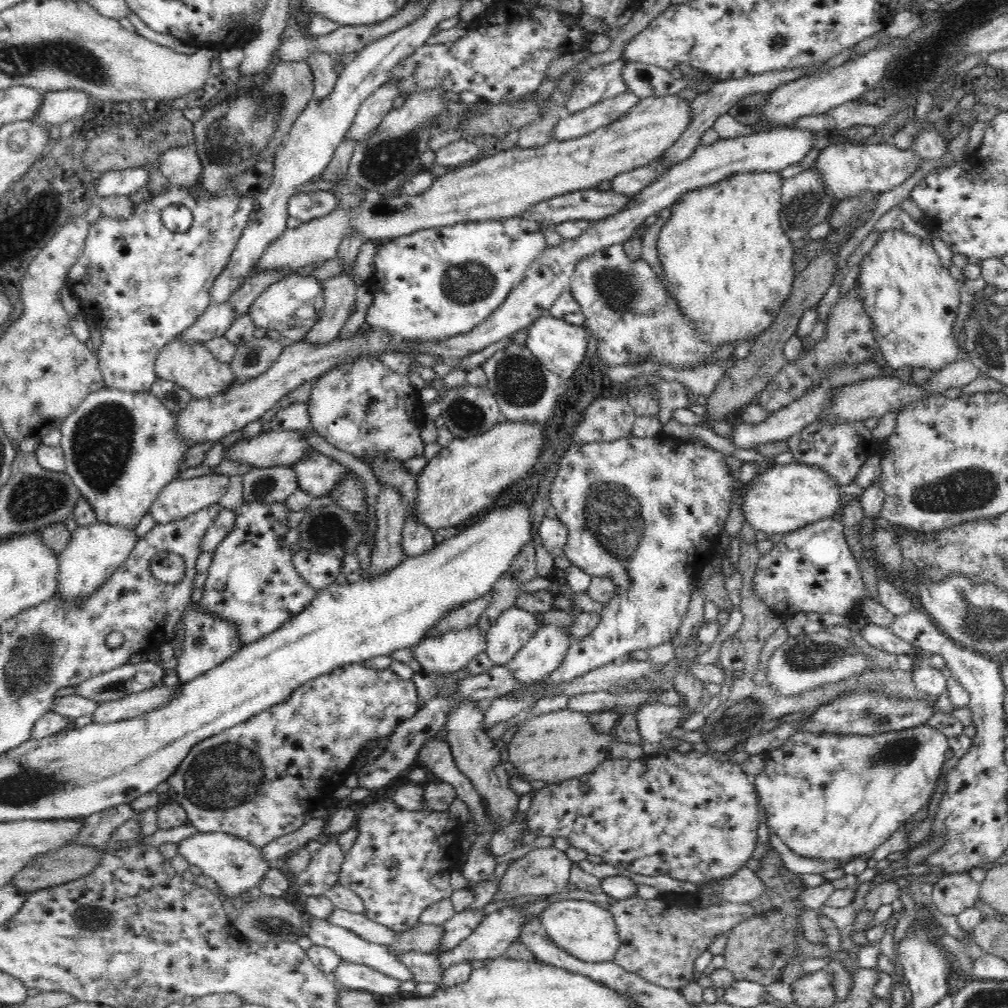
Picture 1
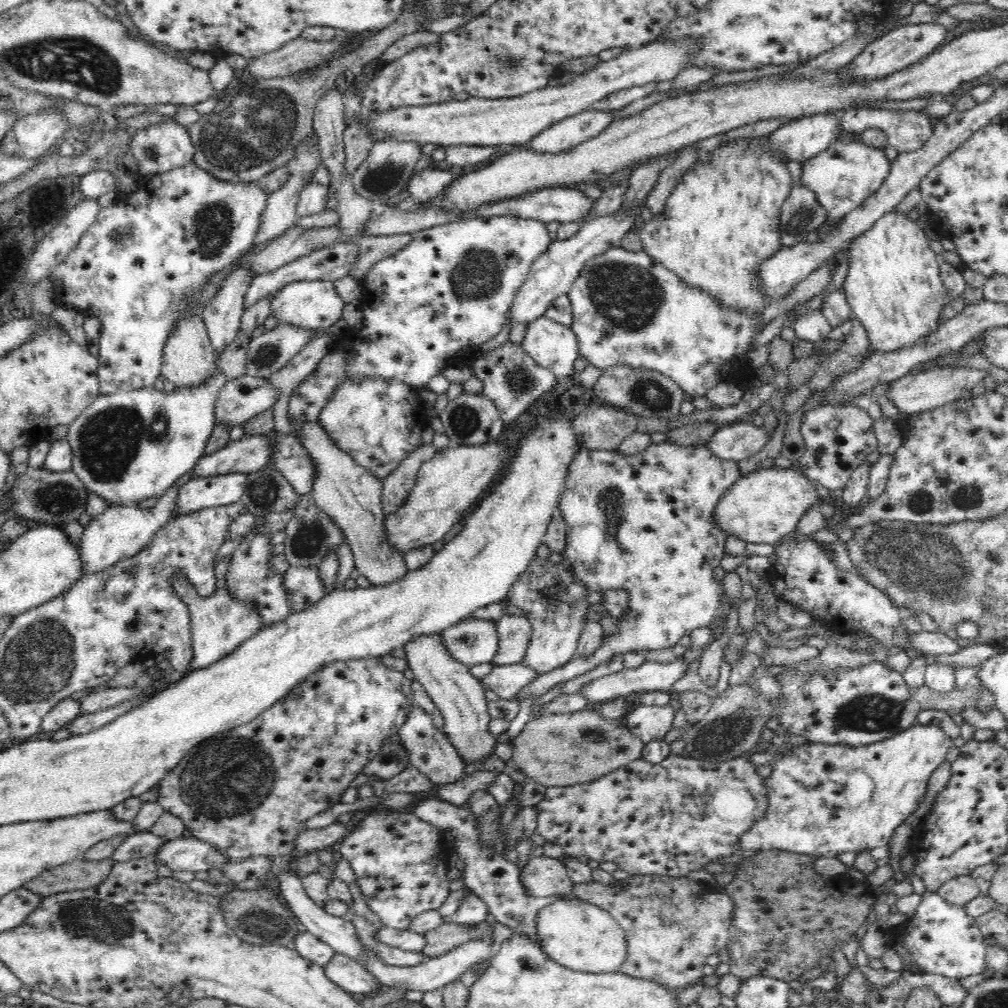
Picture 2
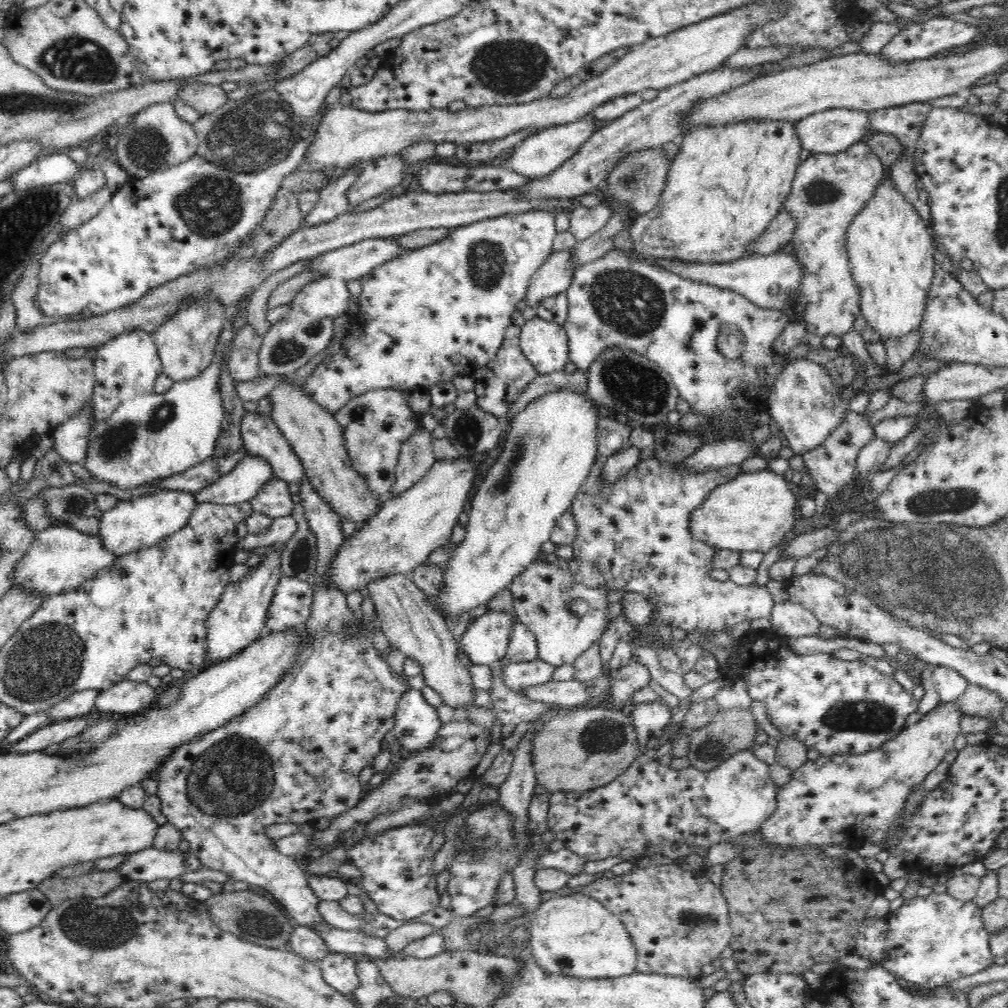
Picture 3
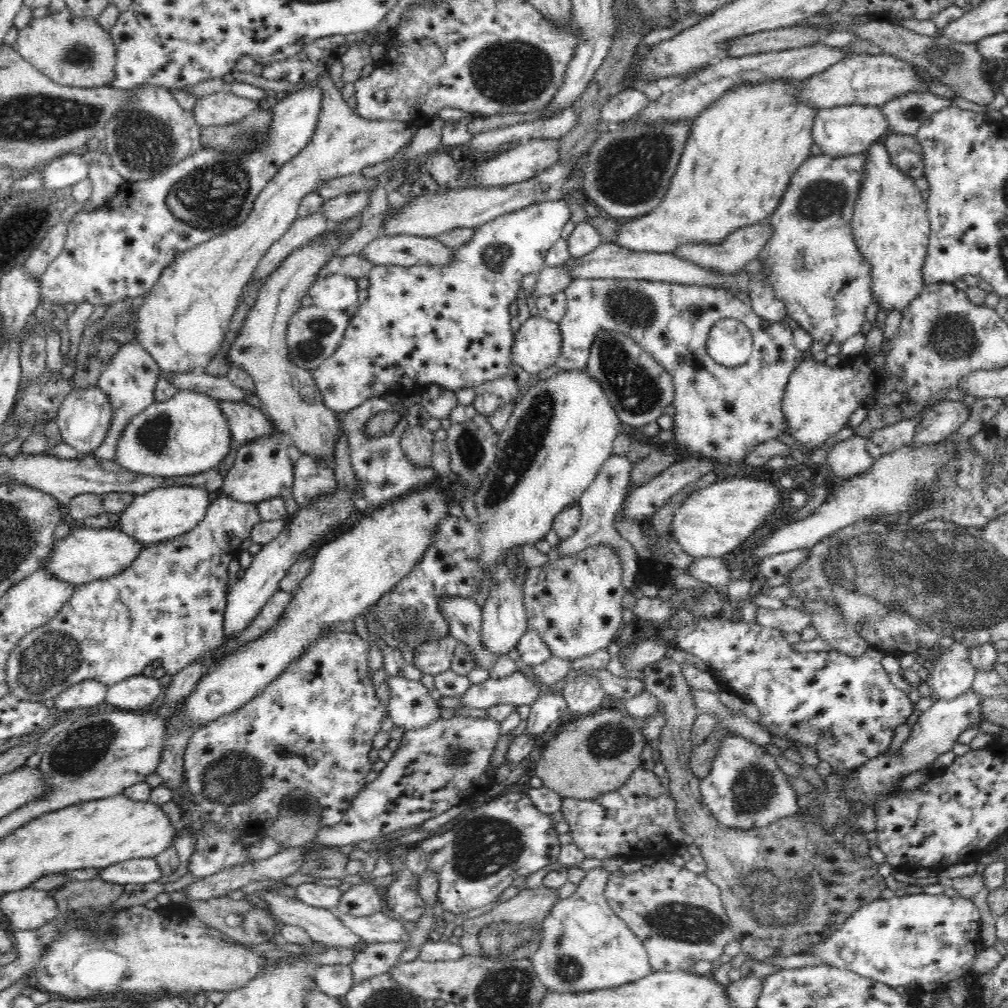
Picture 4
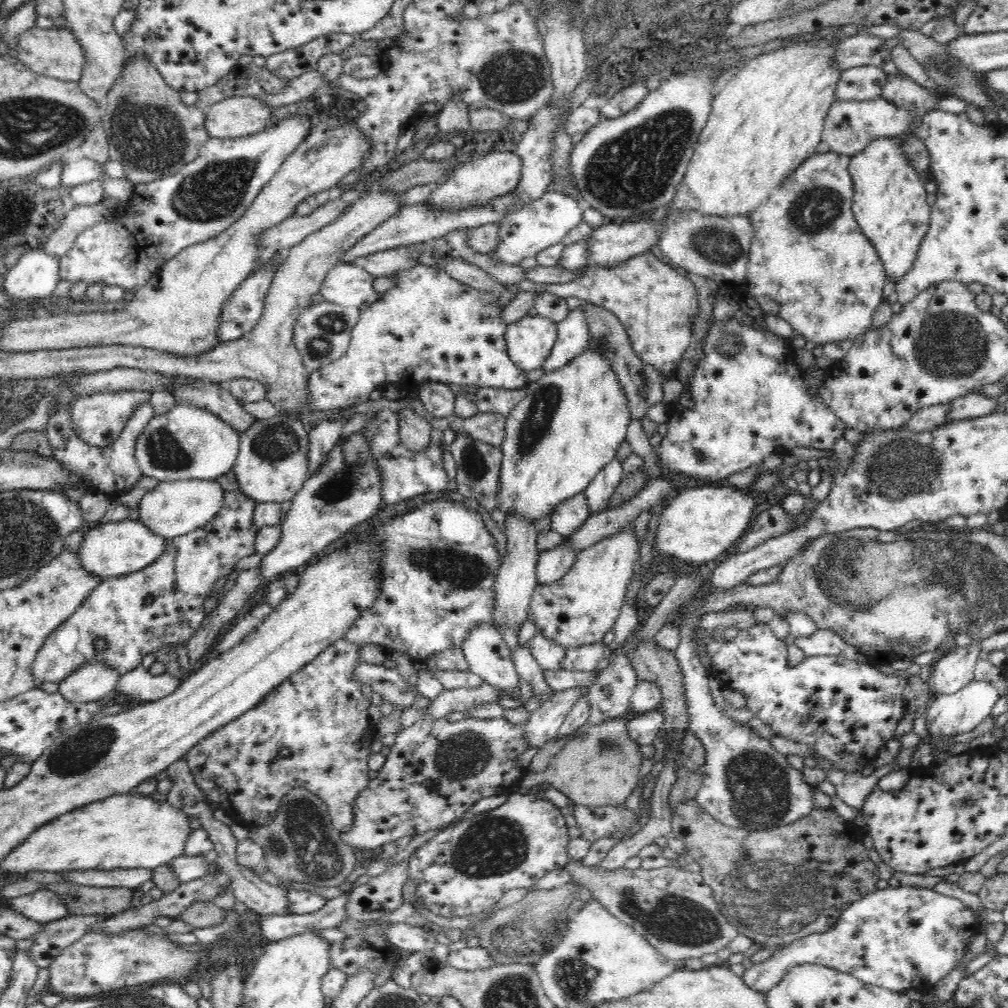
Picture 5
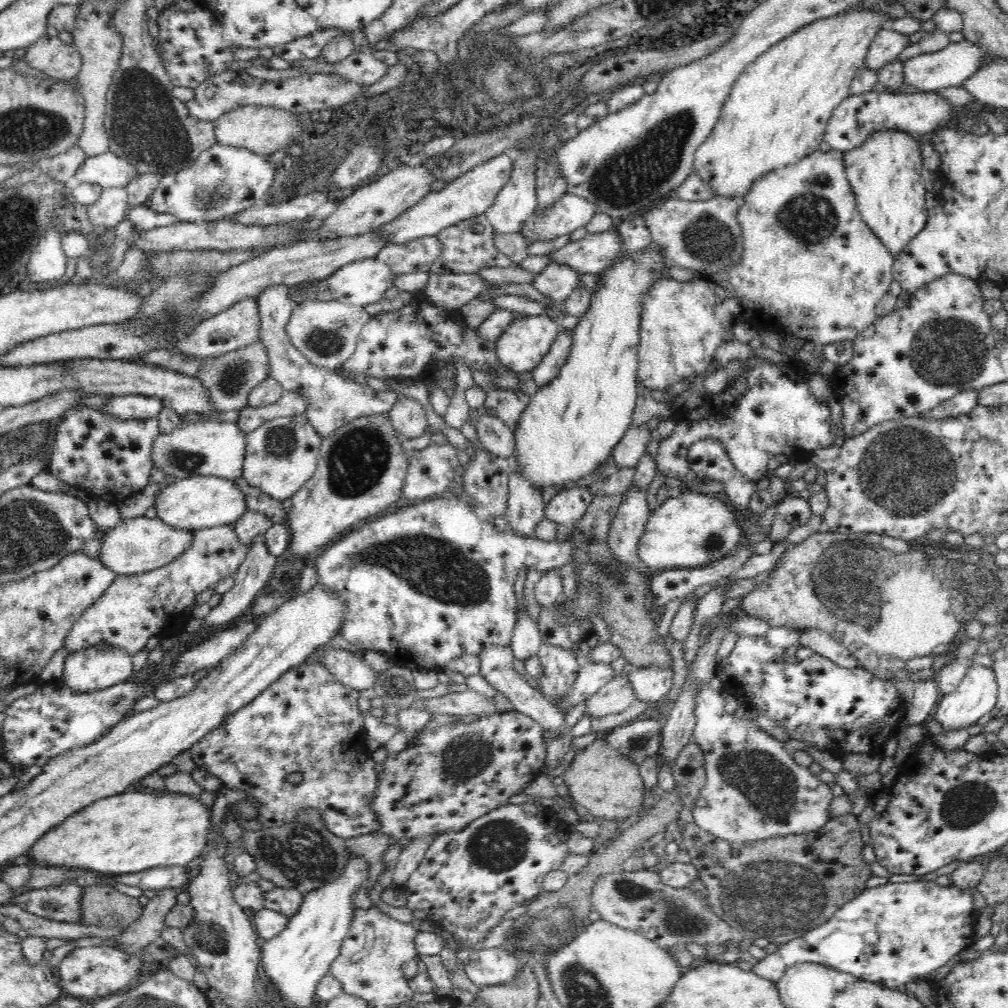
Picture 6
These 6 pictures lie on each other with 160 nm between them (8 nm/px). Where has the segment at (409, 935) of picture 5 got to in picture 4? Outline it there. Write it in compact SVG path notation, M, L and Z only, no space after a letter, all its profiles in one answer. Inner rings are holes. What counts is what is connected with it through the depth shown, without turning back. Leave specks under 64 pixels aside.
M333 910L339 918L354 934L368 943L376 942L406 942L410 936L402 925L402 921L387 912L378 912L367 916L342 915Z

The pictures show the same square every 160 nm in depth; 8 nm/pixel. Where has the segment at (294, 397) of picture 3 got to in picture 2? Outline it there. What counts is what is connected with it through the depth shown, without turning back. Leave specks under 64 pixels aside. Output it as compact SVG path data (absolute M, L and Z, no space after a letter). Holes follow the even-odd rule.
M291 420L292 430L298 433L300 444L310 455L312 462L315 464L314 486L312 486L311 496L314 498L316 505L320 510L329 514L332 520L343 530L355 560L357 568L362 576L365 576L371 586L384 586L390 582L396 582L406 576L408 567L404 557L385 540L384 530L384 511L382 511L382 492L383 481L376 478L370 471L356 464L356 461L344 450L336 447L332 438L325 433L324 428L319 422L301 422L300 420Z

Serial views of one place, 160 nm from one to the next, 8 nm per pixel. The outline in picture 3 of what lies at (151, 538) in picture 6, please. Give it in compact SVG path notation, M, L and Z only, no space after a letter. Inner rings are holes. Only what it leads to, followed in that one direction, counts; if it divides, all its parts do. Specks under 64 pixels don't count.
M54 523L37 532L28 552L16 564L11 587L22 587L24 591L45 597L70 592L92 579L100 570L108 568L117 557L104 547L98 534L84 534L70 525Z

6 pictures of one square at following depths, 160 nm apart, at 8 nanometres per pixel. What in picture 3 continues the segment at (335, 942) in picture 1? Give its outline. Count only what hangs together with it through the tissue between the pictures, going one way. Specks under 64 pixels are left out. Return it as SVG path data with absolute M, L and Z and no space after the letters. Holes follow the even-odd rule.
M306 475L302 477L300 482L300 496L304 505L304 512L309 527L317 538L317 562L316 562L316 577L312 582L314 591L313 603L311 606L311 615L304 623L304 638L303 645L297 654L296 662L288 669L288 672L280 678L278 682L263 696L259 703L254 707L249 708L248 711L243 712L242 715L232 719L228 724L219 726L213 731L205 732L203 735L196 736L195 739L190 740L186 744L179 746L160 769L156 772L155 778L158 782L157 795L162 801L162 812L166 815L167 820L180 830L183 834L184 840L190 843L189 852L200 860L204 869L213 869L224 872L232 881L246 882L249 886L256 886L268 891L276 902L286 910L288 918L291 918L294 924L302 925L305 927L313 928L314 925L323 925L324 918L319 912L319 899L314 895L312 888L308 885L307 876L305 872L304 863L296 860L294 857L282 855L278 850L274 849L274 842L268 838L265 828L270 824L282 824L282 822L291 823L314 823L320 818L336 818L348 809L353 809L360 800L360 792L364 789L360 784L360 772L366 765L372 765L374 758L383 750L380 747L381 742L384 740L384 734L395 727L395 714L397 704L400 697L406 692L409 687L408 679L404 675L397 675L392 671L390 665L386 662L384 657L380 657L378 650L374 647L372 641L367 638L365 632L358 632L358 623L356 623L356 616L352 610L346 605L346 594L341 592L335 586L327 584L327 570L331 565L332 559L344 542L344 534L342 533L342 518L332 509L332 506L316 491L313 489L310 479Z

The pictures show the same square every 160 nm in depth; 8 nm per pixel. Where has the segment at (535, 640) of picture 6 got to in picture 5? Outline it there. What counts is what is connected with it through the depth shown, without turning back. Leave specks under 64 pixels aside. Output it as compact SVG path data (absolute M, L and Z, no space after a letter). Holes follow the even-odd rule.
M529 642L524 645L513 645L512 659L514 659L514 666L520 675L520 682L530 684L533 695L541 694L541 703L543 703L552 696L554 690L546 684L543 677L544 670L534 659L528 645Z

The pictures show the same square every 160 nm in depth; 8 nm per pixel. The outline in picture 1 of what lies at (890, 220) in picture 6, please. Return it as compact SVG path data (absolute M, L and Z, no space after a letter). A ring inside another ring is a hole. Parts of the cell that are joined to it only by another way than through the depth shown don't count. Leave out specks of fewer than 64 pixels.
M888 229L881 234L867 257L862 260L858 274L857 284L859 284L859 299L863 300L864 310L869 316L872 316L872 322L876 327L875 337L877 345L880 348L880 351L882 351L886 361L888 361L889 367L894 370L908 367L913 369L928 368L930 370L938 371L947 368L950 364L954 364L954 362L958 361L958 353L963 351L963 345L961 338L954 334L952 326L954 326L954 321L956 320L956 316L958 316L958 306L960 306L960 303L964 301L964 299L960 294L961 286L958 281L950 275L948 268L943 267L939 254L936 252L936 249L932 247L931 243L926 244L922 238L902 230Z

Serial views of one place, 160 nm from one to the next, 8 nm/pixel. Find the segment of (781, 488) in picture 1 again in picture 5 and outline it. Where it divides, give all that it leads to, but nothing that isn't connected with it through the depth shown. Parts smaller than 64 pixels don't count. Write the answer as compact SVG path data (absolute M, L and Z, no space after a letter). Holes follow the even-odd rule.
M721 484L680 490L659 516L654 552L664 559L678 558L697 565L716 560L748 530L756 506L755 497L754 493Z

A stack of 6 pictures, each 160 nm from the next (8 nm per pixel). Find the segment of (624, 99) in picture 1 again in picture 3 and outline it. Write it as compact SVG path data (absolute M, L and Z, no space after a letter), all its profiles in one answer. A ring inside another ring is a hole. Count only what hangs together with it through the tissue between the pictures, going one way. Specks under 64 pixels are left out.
M589 113L585 118L580 118L576 122L556 125L547 129L542 129L532 136L525 138L510 152L510 158L506 160L508 168L516 174L527 176L528 178L548 176L557 170L564 162L567 162L578 152L578 149L596 132L594 121L596 118Z

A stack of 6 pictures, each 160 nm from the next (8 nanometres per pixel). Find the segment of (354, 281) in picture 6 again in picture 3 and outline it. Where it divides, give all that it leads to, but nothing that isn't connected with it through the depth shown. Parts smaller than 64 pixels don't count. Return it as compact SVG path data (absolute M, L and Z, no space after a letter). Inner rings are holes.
M324 277L306 284L290 302L291 309L304 311L318 318L334 319L348 310L350 291L347 280L338 277Z

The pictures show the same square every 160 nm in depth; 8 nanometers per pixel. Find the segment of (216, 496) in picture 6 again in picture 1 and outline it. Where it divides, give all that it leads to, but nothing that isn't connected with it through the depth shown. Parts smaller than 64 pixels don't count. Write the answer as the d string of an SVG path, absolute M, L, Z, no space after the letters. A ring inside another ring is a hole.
M100 521L90 526L78 526L70 536L66 548L58 555L60 572L54 597L60 597L64 603L73 603L76 599L85 599L95 593L97 588L102 586L102 583L130 556L138 539L135 528Z

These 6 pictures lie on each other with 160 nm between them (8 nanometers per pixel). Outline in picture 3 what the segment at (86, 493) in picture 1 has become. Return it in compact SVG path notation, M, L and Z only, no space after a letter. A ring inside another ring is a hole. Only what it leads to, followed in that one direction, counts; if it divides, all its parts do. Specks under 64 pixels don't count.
M228 314L228 322L218 338L215 358L212 365L204 372L191 380L175 382L164 394L152 392L133 400L126 400L116 408L117 410L109 417L108 421L95 420L95 424L89 431L86 460L84 460L84 466L90 474L96 480L102 480L102 482L117 486L119 489L133 490L146 486L146 484L152 484L156 482L156 479L165 479L184 472L214 456L214 448L216 448L216 441L220 437L224 419L223 399L220 393L220 371L224 364L224 352L226 352L226 348L230 348L235 336L236 332L231 325L231 315Z

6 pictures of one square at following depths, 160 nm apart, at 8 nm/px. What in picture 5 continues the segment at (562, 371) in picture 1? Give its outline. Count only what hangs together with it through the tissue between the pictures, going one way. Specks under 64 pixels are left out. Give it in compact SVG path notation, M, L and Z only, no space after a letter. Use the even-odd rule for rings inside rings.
M540 315L523 316L509 324L506 332L507 352L520 371L542 369L557 339L557 323Z

